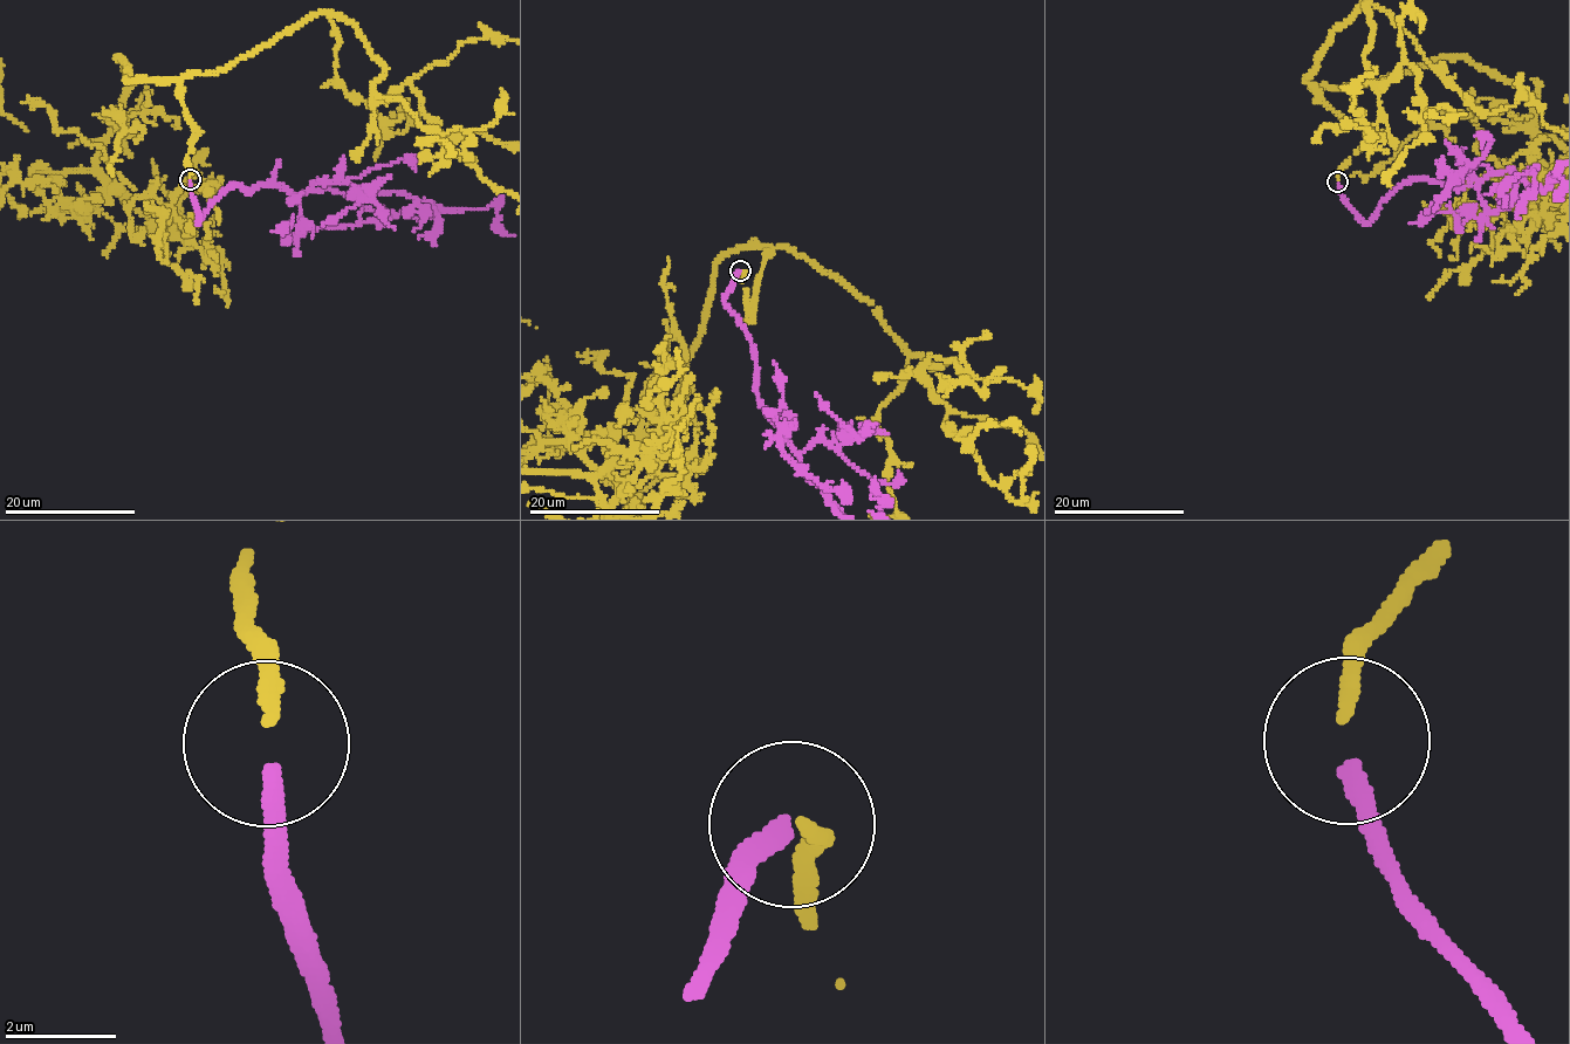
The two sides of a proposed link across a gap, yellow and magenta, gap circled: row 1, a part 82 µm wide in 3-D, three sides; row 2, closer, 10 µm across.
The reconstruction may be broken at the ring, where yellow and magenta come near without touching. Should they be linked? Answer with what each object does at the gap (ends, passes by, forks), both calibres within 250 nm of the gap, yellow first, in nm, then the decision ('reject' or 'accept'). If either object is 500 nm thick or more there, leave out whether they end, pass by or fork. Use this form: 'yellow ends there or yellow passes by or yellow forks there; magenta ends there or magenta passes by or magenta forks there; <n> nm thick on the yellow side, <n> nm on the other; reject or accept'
yellow ends there; magenta ends there; 280 nm thick on the yellow side, 320 nm on the other; accept

